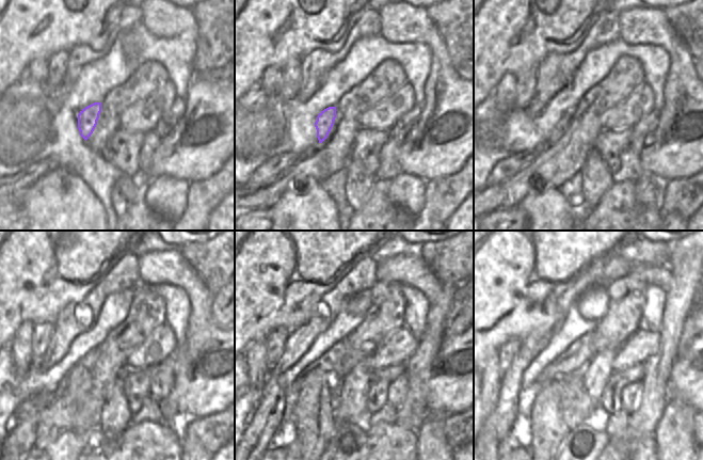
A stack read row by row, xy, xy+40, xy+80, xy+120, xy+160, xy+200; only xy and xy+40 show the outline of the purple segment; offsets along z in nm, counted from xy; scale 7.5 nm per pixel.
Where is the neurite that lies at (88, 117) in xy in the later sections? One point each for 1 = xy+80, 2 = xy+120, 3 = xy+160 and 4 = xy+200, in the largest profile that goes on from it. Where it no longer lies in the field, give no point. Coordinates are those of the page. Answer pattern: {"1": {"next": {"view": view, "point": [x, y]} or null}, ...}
{"1": {"next": {"view": "xy+80", "point": [563, 124]}}, "2": {"next": {"view": "xy+120", "point": [78, 386]}}, "3": {"next": {"view": "xy+160", "point": [314, 415]}}, "4": {"next": {"view": "xy+200", "point": [547, 428]}}}

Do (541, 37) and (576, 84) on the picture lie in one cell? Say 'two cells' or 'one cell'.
two cells

